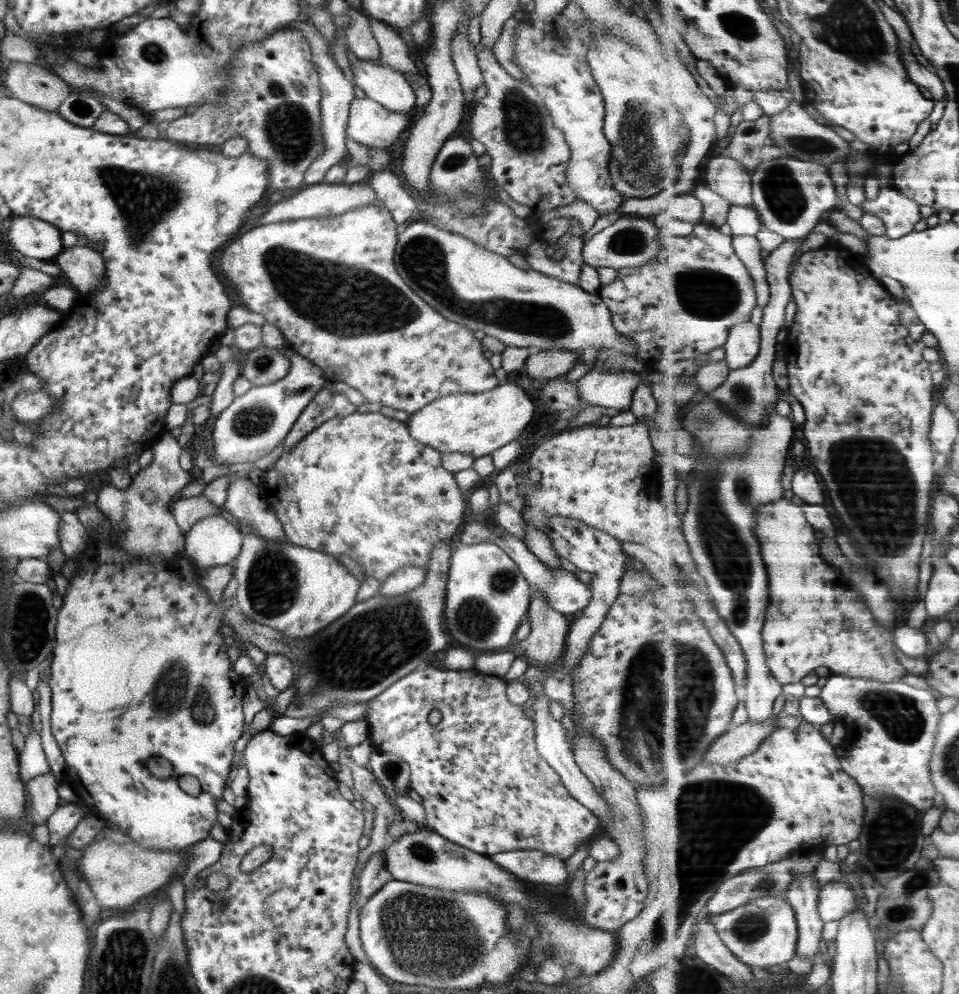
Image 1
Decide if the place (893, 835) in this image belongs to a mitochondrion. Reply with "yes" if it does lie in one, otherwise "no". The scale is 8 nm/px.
yes

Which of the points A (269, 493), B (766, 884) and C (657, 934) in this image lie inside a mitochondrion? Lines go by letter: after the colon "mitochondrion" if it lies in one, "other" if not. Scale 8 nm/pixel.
A: other
B: mitochondrion
C: mitochondrion

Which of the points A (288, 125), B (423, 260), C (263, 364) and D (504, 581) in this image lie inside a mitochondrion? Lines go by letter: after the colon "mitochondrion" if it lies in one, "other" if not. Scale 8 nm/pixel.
A: mitochondrion
B: mitochondrion
C: mitochondrion
D: mitochondrion

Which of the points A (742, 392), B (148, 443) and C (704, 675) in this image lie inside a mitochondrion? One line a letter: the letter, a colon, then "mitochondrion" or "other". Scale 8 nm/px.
A: mitochondrion
B: other
C: other

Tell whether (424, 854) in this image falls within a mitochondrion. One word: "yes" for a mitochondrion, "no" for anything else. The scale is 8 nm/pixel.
yes

